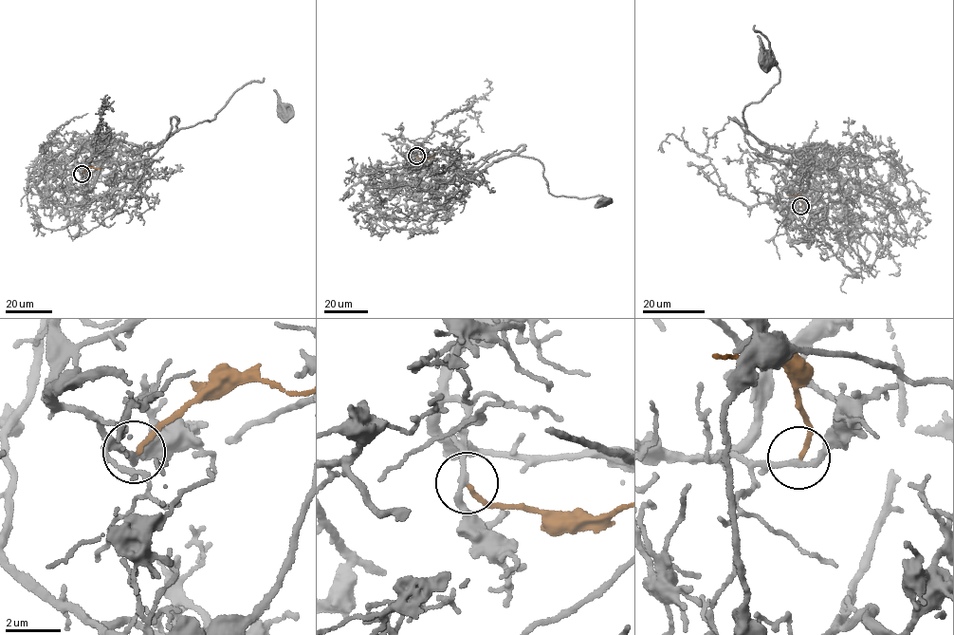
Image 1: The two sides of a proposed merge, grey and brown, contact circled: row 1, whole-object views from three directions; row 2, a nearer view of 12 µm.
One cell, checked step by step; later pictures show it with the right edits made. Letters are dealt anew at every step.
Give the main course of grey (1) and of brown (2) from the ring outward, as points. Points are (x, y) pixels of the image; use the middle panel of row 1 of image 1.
1: (416, 156), (418, 168), (448, 181), (513, 155), (533, 158), (551, 194), (604, 200)
2: (416, 156), (426, 158), (435, 154)

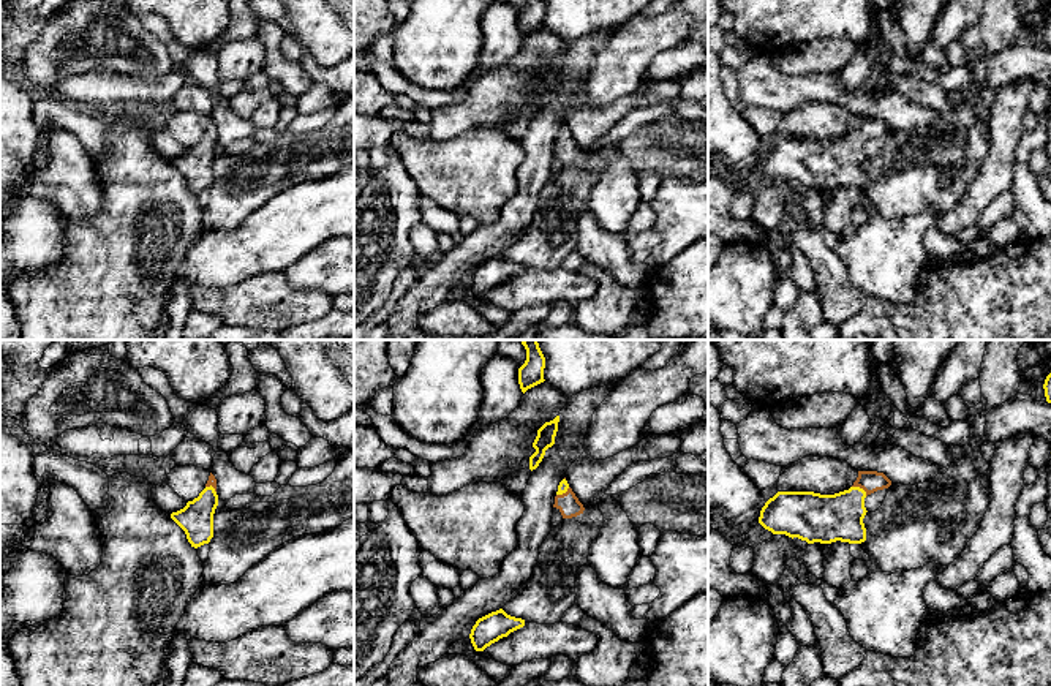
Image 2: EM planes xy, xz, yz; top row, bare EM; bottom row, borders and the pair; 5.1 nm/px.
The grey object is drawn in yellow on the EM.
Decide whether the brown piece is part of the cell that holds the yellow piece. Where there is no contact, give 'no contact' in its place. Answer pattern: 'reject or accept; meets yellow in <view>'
accept; meets yellow in yz

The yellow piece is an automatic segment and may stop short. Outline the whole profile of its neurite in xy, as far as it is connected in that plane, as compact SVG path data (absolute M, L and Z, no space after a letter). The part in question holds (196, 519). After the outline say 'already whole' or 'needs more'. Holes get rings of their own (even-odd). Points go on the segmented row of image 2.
M210 473L205 488L198 498L171 514L171 518L185 531L191 547L209 544L213 537L213 514L218 506L217 479Z; needs more

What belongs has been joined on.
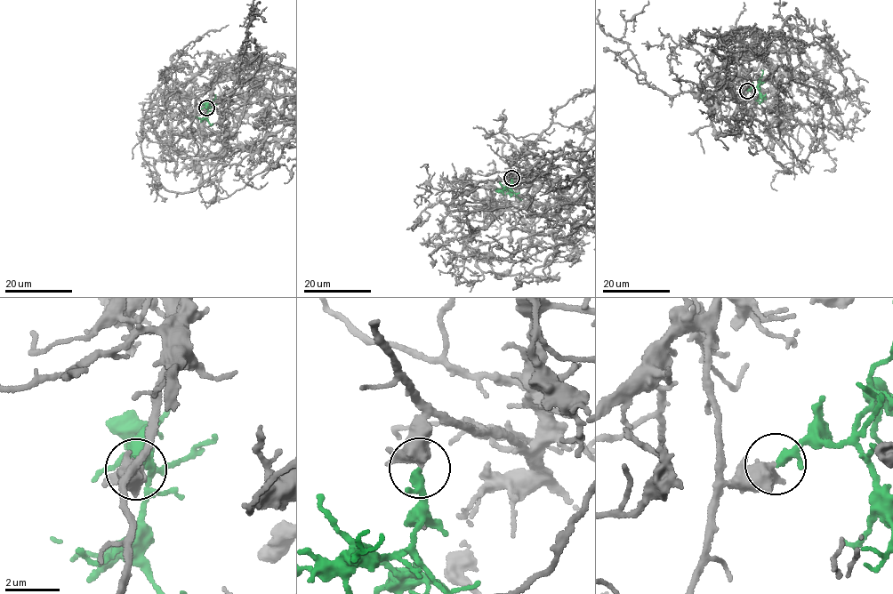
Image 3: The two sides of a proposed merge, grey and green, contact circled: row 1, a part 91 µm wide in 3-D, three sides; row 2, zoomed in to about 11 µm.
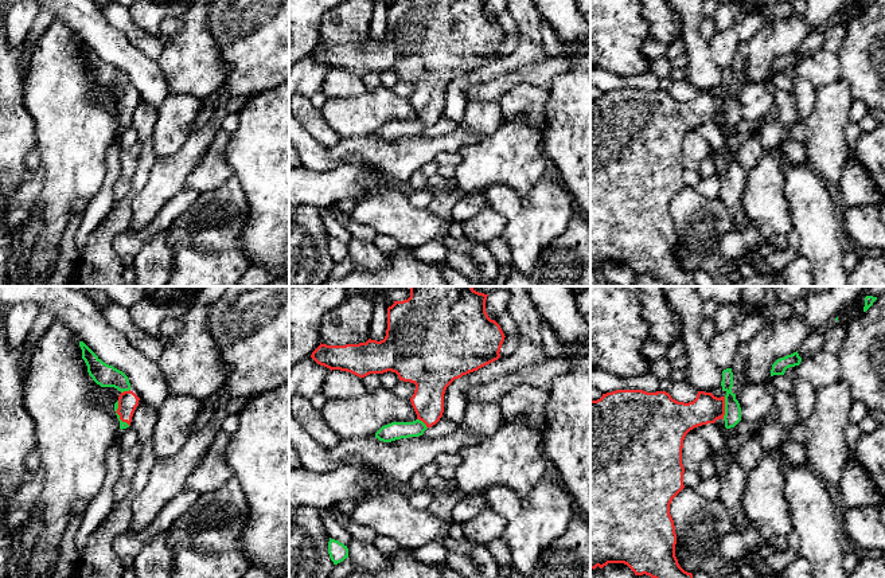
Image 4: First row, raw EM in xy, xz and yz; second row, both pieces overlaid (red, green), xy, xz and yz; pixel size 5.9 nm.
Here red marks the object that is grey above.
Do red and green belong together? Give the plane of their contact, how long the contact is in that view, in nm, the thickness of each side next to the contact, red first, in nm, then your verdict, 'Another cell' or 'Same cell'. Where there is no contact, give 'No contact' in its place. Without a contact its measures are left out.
Touches red in yz. Shared border 140 nm. Thickness 180 nm (red) against 100 nm. Same cell

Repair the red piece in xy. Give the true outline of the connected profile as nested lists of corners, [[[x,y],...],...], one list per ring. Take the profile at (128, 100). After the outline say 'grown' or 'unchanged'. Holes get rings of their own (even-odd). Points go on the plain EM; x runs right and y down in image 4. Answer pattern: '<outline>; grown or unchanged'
[[[79,40],[79,46],[93,79],[101,86],[114,86],[121,91],[114,102],[114,110],[120,120],[120,128],[129,126],[140,97],[130,89],[128,75],[113,65],[104,62],[83,40]]]; grown

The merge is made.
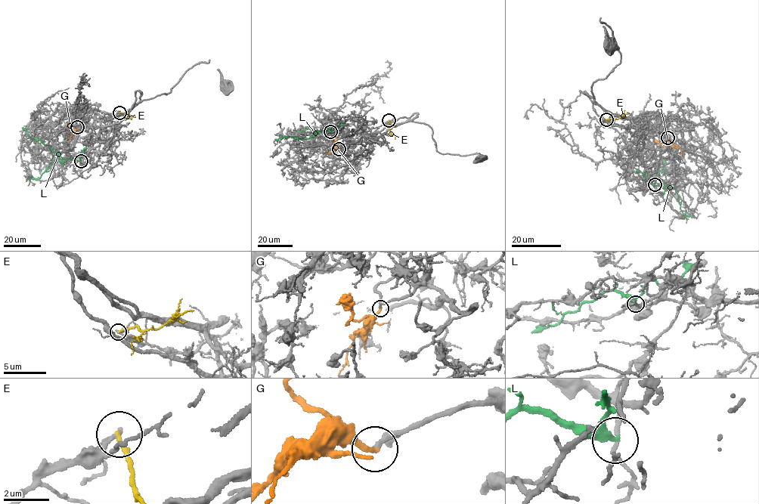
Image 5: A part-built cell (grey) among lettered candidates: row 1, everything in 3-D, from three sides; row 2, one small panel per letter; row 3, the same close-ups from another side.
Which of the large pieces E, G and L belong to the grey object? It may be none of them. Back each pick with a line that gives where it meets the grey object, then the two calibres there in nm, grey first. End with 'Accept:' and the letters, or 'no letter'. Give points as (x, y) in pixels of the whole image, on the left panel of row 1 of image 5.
G: meets grey at (77, 127); 180 nm thick on the grey side, 200 nm on the other
Accept: G

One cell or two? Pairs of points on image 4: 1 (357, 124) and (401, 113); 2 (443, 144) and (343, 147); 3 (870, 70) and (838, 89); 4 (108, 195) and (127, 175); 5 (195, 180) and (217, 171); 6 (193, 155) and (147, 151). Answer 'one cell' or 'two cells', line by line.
1: one cell
2: one cell
3: two cells
4: two cells
5: one cell
6: two cells

